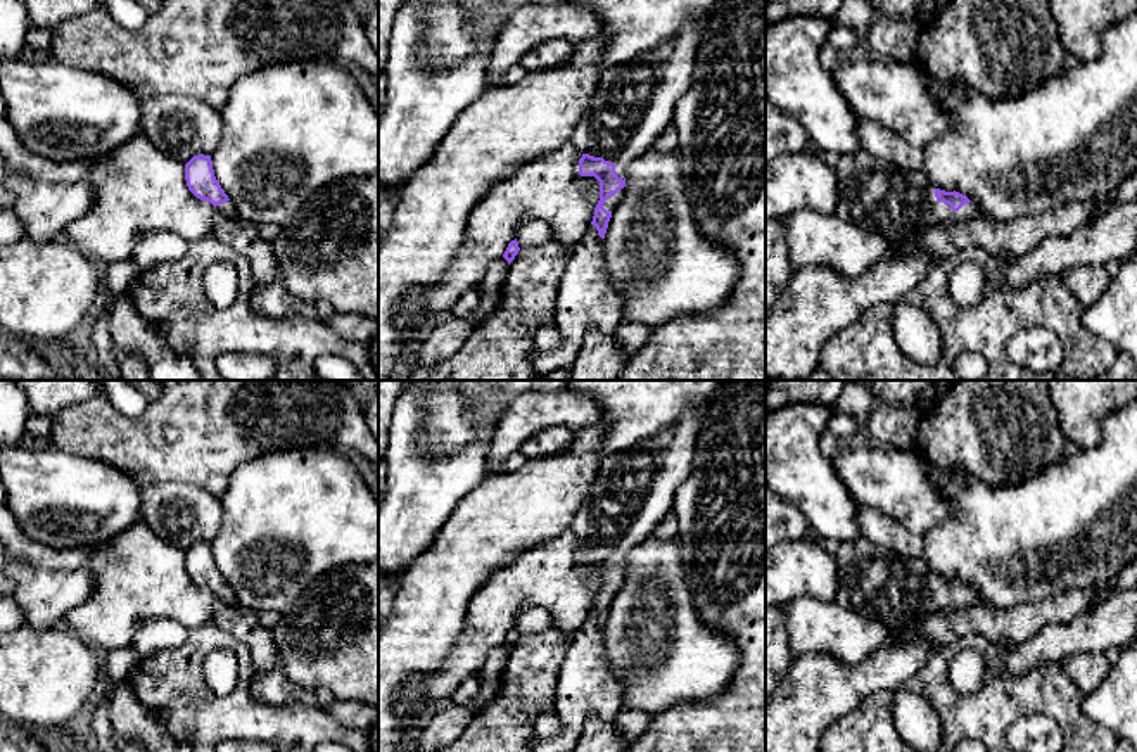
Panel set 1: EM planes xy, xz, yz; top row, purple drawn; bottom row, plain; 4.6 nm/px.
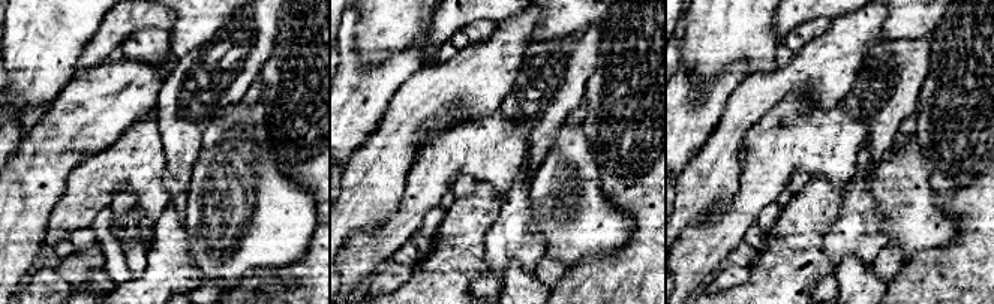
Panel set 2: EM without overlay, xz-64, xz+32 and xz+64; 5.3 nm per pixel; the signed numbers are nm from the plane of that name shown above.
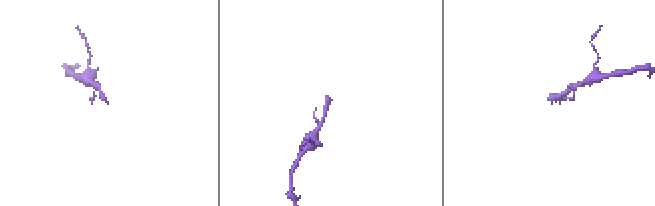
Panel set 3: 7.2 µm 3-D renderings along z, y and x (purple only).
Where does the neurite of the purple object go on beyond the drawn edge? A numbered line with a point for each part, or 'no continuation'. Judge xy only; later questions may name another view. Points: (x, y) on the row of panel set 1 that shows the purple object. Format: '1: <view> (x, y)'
1: xy (227, 210)

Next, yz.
1: yz (878, 196)

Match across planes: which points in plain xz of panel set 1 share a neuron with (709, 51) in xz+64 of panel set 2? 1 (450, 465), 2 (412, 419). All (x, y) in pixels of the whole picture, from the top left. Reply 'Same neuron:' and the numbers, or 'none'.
Same neuron: none

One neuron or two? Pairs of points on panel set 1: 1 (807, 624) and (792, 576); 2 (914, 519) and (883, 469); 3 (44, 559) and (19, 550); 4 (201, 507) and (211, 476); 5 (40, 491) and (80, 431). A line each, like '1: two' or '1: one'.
1: two
2: one
3: one
4: two
5: two

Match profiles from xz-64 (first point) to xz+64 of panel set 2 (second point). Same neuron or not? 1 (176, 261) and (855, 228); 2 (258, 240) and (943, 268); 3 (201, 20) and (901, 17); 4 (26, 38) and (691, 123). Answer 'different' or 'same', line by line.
1: same
2: different
3: same
4: same

